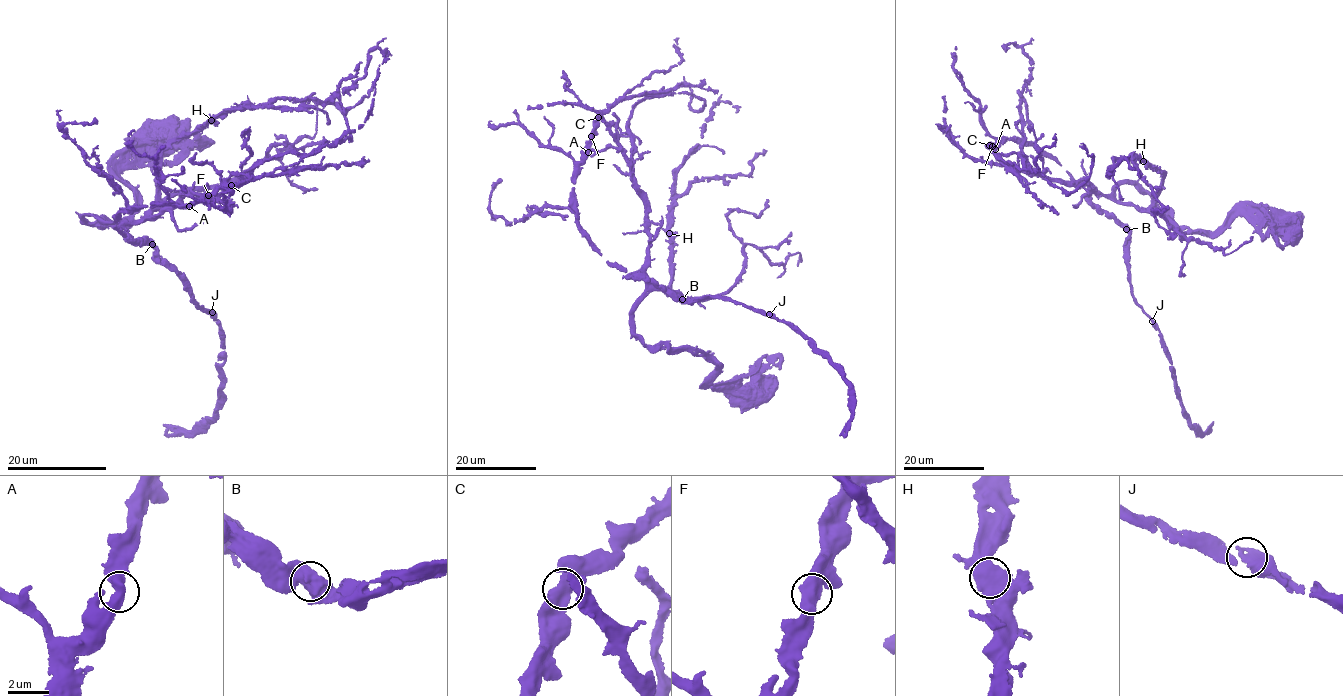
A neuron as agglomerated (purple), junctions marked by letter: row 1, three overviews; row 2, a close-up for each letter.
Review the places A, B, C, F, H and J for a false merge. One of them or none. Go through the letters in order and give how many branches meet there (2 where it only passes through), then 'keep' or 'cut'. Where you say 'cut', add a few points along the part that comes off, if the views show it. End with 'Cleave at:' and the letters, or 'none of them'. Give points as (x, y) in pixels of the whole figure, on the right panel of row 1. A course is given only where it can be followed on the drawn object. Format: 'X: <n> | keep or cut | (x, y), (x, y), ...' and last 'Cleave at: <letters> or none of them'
A: 2 | keep
B: 2 | keep
C: 2 | keep
F: 2 | keep
H: 2 | keep
J: 2 | keep
Cleave at: none of them

